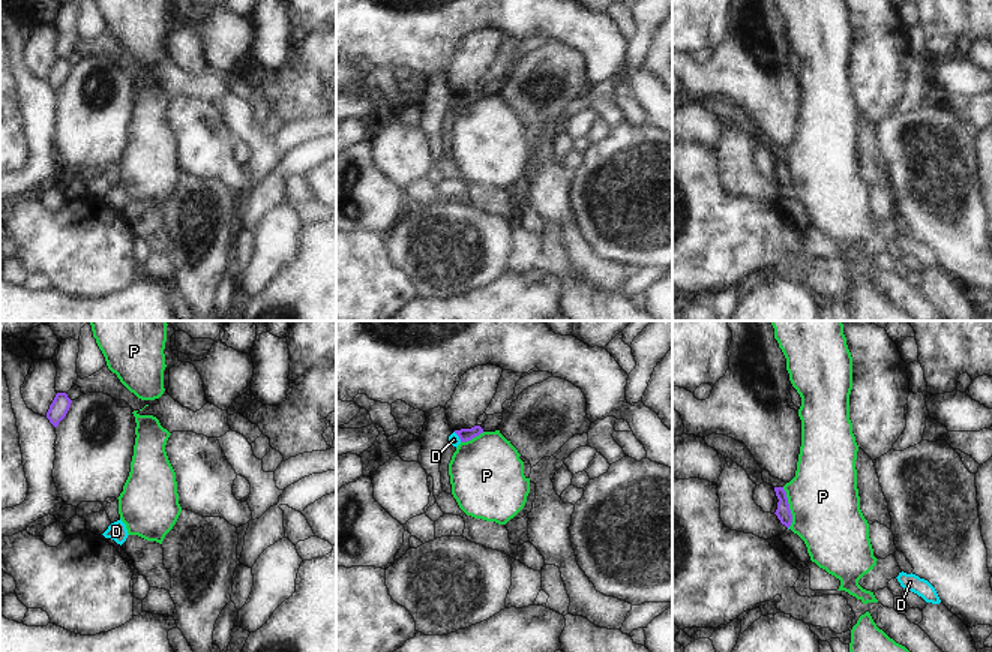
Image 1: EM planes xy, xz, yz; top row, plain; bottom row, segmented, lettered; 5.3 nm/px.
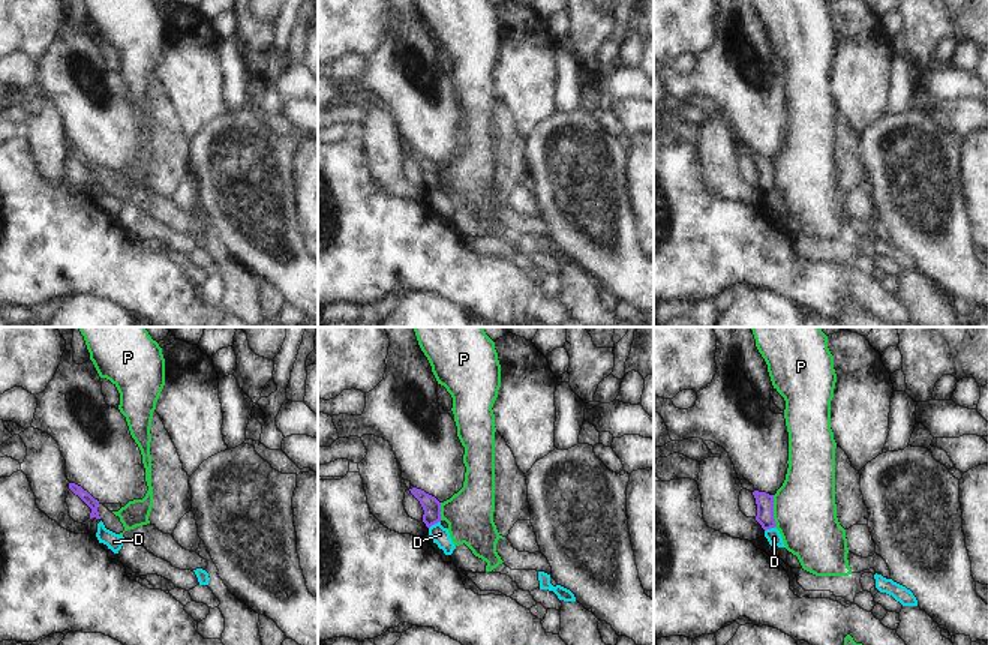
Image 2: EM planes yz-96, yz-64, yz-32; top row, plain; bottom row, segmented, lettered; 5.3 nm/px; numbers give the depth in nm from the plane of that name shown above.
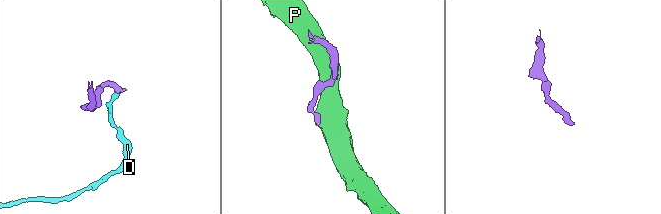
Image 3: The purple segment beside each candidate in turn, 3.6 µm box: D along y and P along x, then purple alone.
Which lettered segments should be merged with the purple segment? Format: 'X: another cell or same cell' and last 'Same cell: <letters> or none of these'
D: another cell
P: another cell
Same cell: none of these

